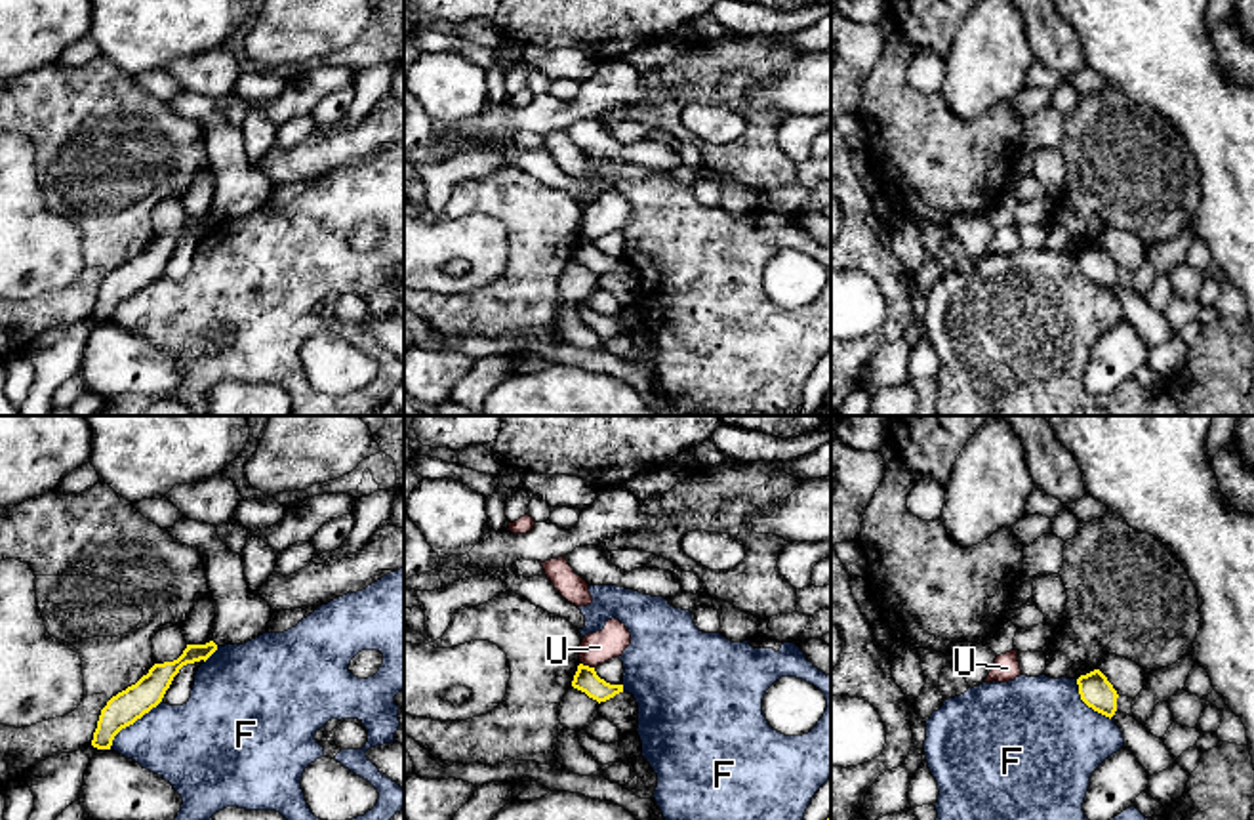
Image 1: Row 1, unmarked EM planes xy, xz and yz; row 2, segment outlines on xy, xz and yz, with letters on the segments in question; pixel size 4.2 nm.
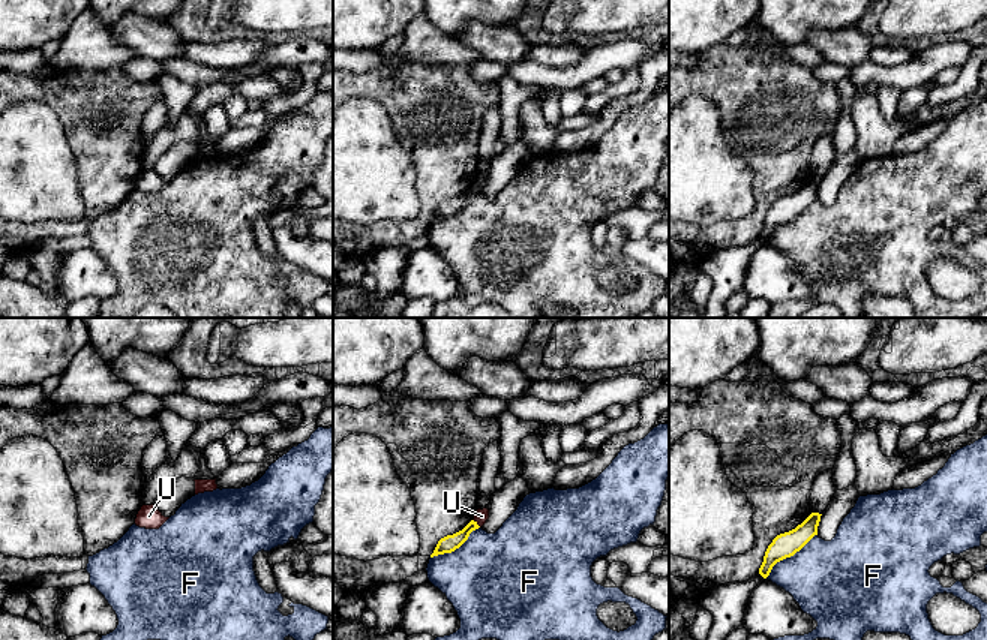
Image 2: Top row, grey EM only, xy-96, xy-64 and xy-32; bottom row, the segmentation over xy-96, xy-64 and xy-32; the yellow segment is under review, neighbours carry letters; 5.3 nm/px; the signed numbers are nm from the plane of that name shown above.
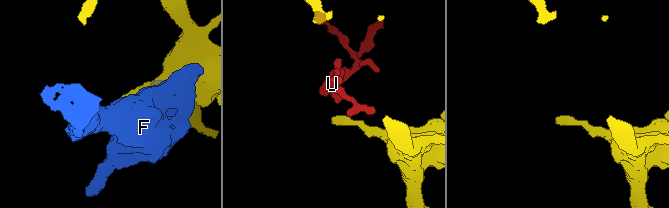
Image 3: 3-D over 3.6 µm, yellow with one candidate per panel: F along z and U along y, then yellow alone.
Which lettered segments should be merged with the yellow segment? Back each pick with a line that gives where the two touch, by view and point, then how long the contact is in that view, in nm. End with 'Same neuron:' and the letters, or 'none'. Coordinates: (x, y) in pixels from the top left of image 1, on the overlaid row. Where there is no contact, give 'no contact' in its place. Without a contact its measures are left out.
Same neuron: none

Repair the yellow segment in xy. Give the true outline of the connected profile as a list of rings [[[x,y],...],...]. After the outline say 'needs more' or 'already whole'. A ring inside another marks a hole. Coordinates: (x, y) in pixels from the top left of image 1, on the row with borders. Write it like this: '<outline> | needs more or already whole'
[[[213,641],[206,645],[187,645],[173,662],[154,664],[135,685],[112,696],[101,709],[91,746],[111,749],[114,736],[156,707],[173,677],[187,664],[208,660],[217,650]]] | already whole

